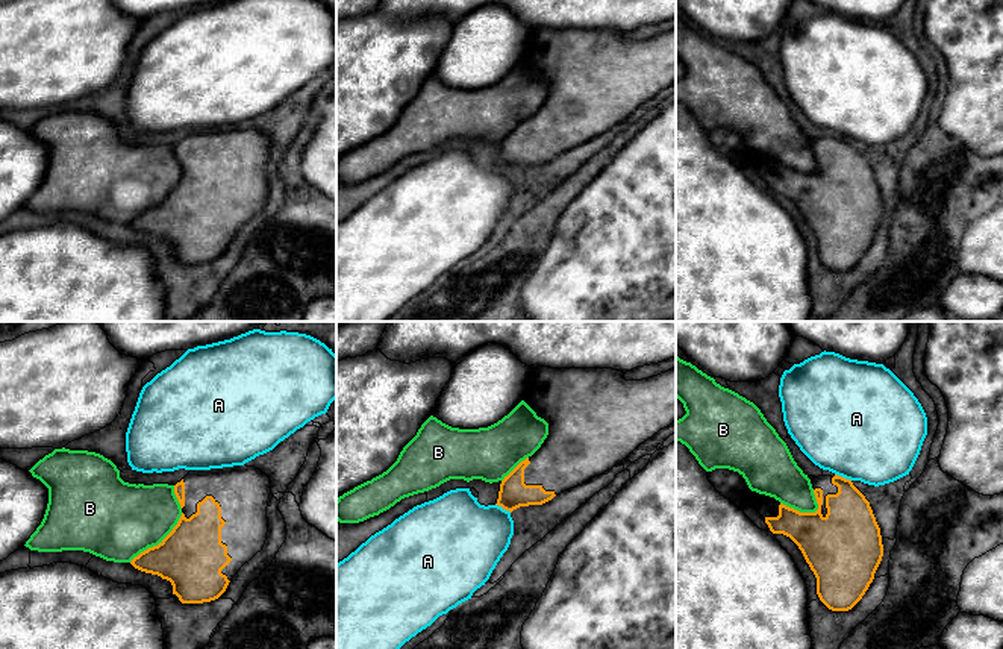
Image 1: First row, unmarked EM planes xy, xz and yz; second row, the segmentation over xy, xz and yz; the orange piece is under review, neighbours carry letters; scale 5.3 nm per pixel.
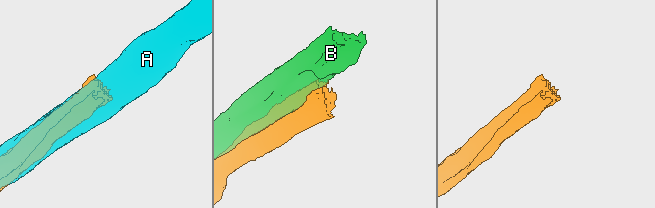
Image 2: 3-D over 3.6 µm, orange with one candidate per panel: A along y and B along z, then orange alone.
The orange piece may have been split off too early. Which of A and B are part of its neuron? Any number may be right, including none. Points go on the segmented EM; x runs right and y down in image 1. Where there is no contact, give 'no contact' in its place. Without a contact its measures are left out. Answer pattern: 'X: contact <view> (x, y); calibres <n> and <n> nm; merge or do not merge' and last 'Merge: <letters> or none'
A: contact yz (841, 476); calibres 260 and 500 nm; do not merge
B: contact xy (159, 543); calibres 360 and 420 nm; do not merge
Merge: none

